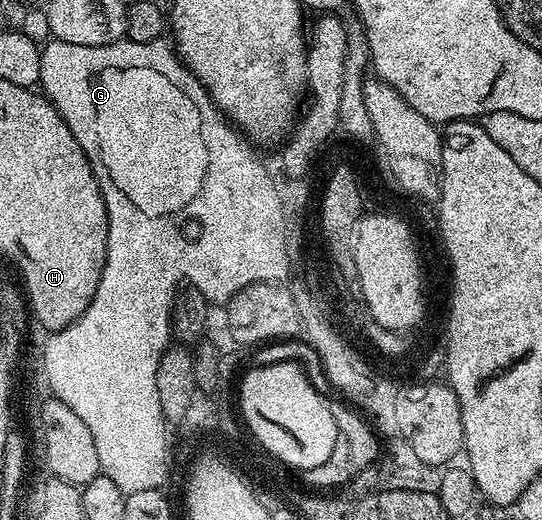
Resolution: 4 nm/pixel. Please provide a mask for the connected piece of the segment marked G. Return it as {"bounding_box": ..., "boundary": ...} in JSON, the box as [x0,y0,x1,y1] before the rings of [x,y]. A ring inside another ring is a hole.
{"bounding_box":[40,40,286,494],"boundary":[[[50,40],[47,46],[41,47],[40,58],[40,90],[50,103],[60,112],[60,116],[68,124],[72,136],[80,144],[84,156],[90,162],[92,172],[100,184],[102,198],[106,201],[108,212],[108,248],[106,249],[106,263],[102,269],[102,279],[88,304],[88,308],[70,326],[63,330],[51,333],[54,343],[46,349],[46,370],[52,376],[57,401],[68,404],[72,412],[84,412],[84,417],[90,420],[88,432],[92,432],[92,440],[96,440],[96,452],[98,465],[101,473],[108,475],[127,494],[132,492],[144,492],[155,490],[155,487],[166,473],[165,446],[163,446],[162,418],[159,418],[159,398],[152,394],[140,394],[140,388],[144,384],[144,366],[158,360],[158,352],[166,353],[172,346],[172,326],[169,321],[150,322],[150,306],[170,306],[170,297],[174,281],[179,278],[193,279],[198,283],[206,294],[211,298],[226,298],[227,294],[234,293],[242,283],[256,284],[264,278],[277,278],[286,270],[286,254],[283,253],[282,233],[279,229],[279,206],[274,190],[266,179],[266,174],[259,169],[258,163],[250,157],[250,151],[246,146],[235,138],[233,130],[223,125],[222,119],[218,118],[214,110],[211,110],[208,101],[208,92],[198,81],[191,81],[183,70],[179,69],[178,63],[181,58],[165,41],[156,42],[132,42],[123,40],[104,44],[103,46],[85,46],[84,44],[68,44]],[[128,66],[152,66],[154,70],[166,74],[182,92],[188,96],[188,106],[182,106],[182,98],[174,98],[174,90],[166,90],[166,82],[158,82],[158,74],[124,74]],[[190,106],[196,106],[202,110],[202,122],[198,122],[198,130],[190,130]]]}

